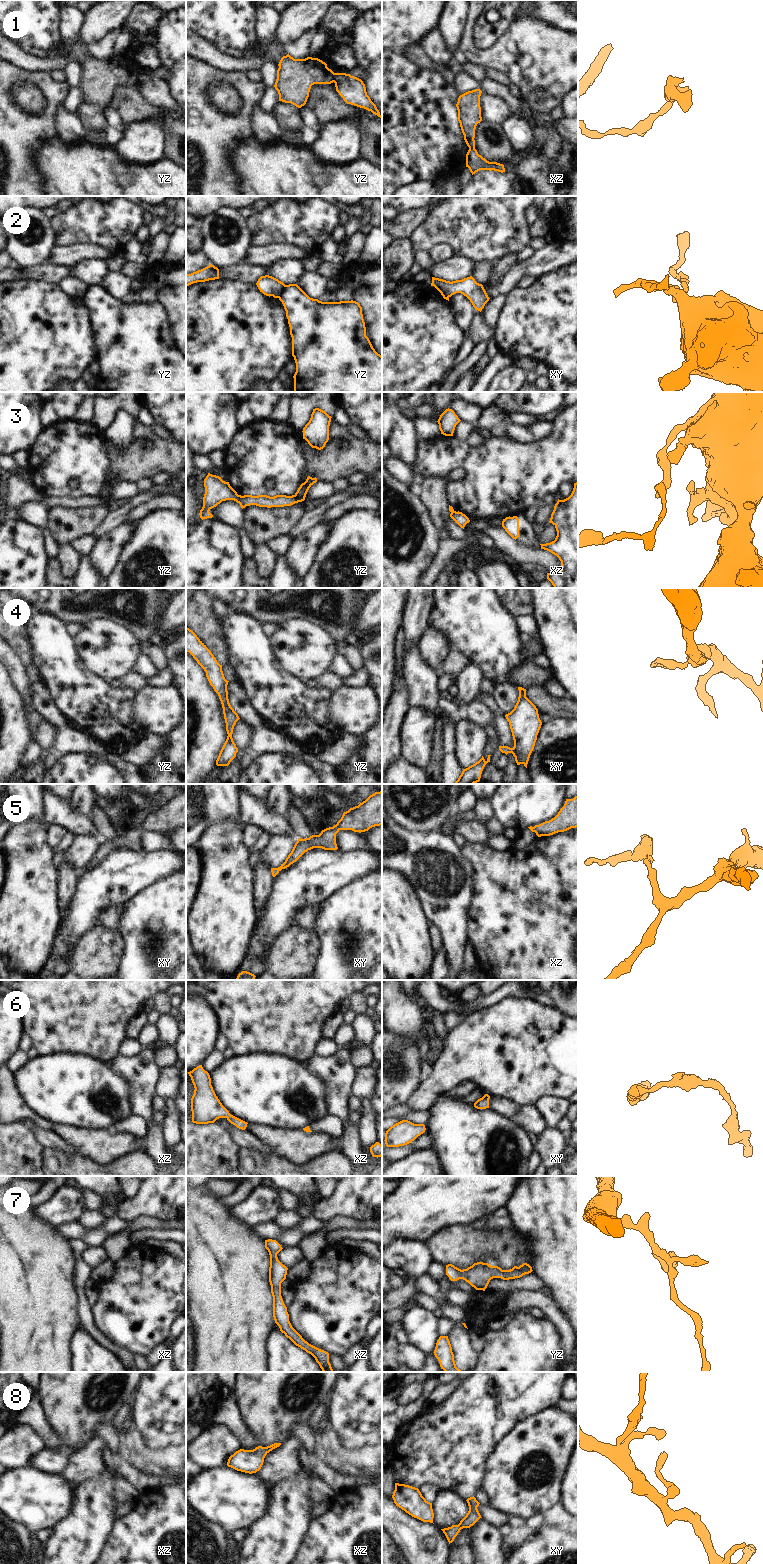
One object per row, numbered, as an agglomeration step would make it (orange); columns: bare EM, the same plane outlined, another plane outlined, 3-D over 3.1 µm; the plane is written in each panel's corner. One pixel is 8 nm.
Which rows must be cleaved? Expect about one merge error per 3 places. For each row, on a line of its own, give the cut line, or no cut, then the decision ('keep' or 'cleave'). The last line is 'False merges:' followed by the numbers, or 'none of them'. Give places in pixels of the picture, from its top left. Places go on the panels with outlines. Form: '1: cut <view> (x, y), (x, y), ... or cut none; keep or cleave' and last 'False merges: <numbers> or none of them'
1: cut yz (335, 73), (333, 81); cleave
2: cut yz (286, 285), (278, 297); cleave
3: cut yz (304, 482), (308, 488); cleave
4: cut none; keep
5: cut none; keep
6: cut none; keep
7: cut none; keep
8: cut none; keep
False merges: 1, 2, 3

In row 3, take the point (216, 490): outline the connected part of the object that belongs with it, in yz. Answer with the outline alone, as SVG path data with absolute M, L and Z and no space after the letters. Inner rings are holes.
M208 473L204 479L205 494L203 497L203 507L200 510L200 518L212 518L213 515L209 512L222 501L234 500L240 504L241 508L246 506L256 505L259 507L284 507L291 506L295 503L305 500L309 490L305 483L302 483L297 492L292 496L276 495L270 497L267 495L238 495L237 492L230 486L229 482L225 482L221 477Z

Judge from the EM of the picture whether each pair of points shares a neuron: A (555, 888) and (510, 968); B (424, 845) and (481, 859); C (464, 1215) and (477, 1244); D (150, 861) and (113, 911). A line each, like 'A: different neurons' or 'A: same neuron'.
A: same neuron
B: different neurons
C: different neurons
D: different neurons

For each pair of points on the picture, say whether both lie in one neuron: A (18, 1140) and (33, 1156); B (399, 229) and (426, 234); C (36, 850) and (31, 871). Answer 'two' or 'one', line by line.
A: one
B: two
C: one

